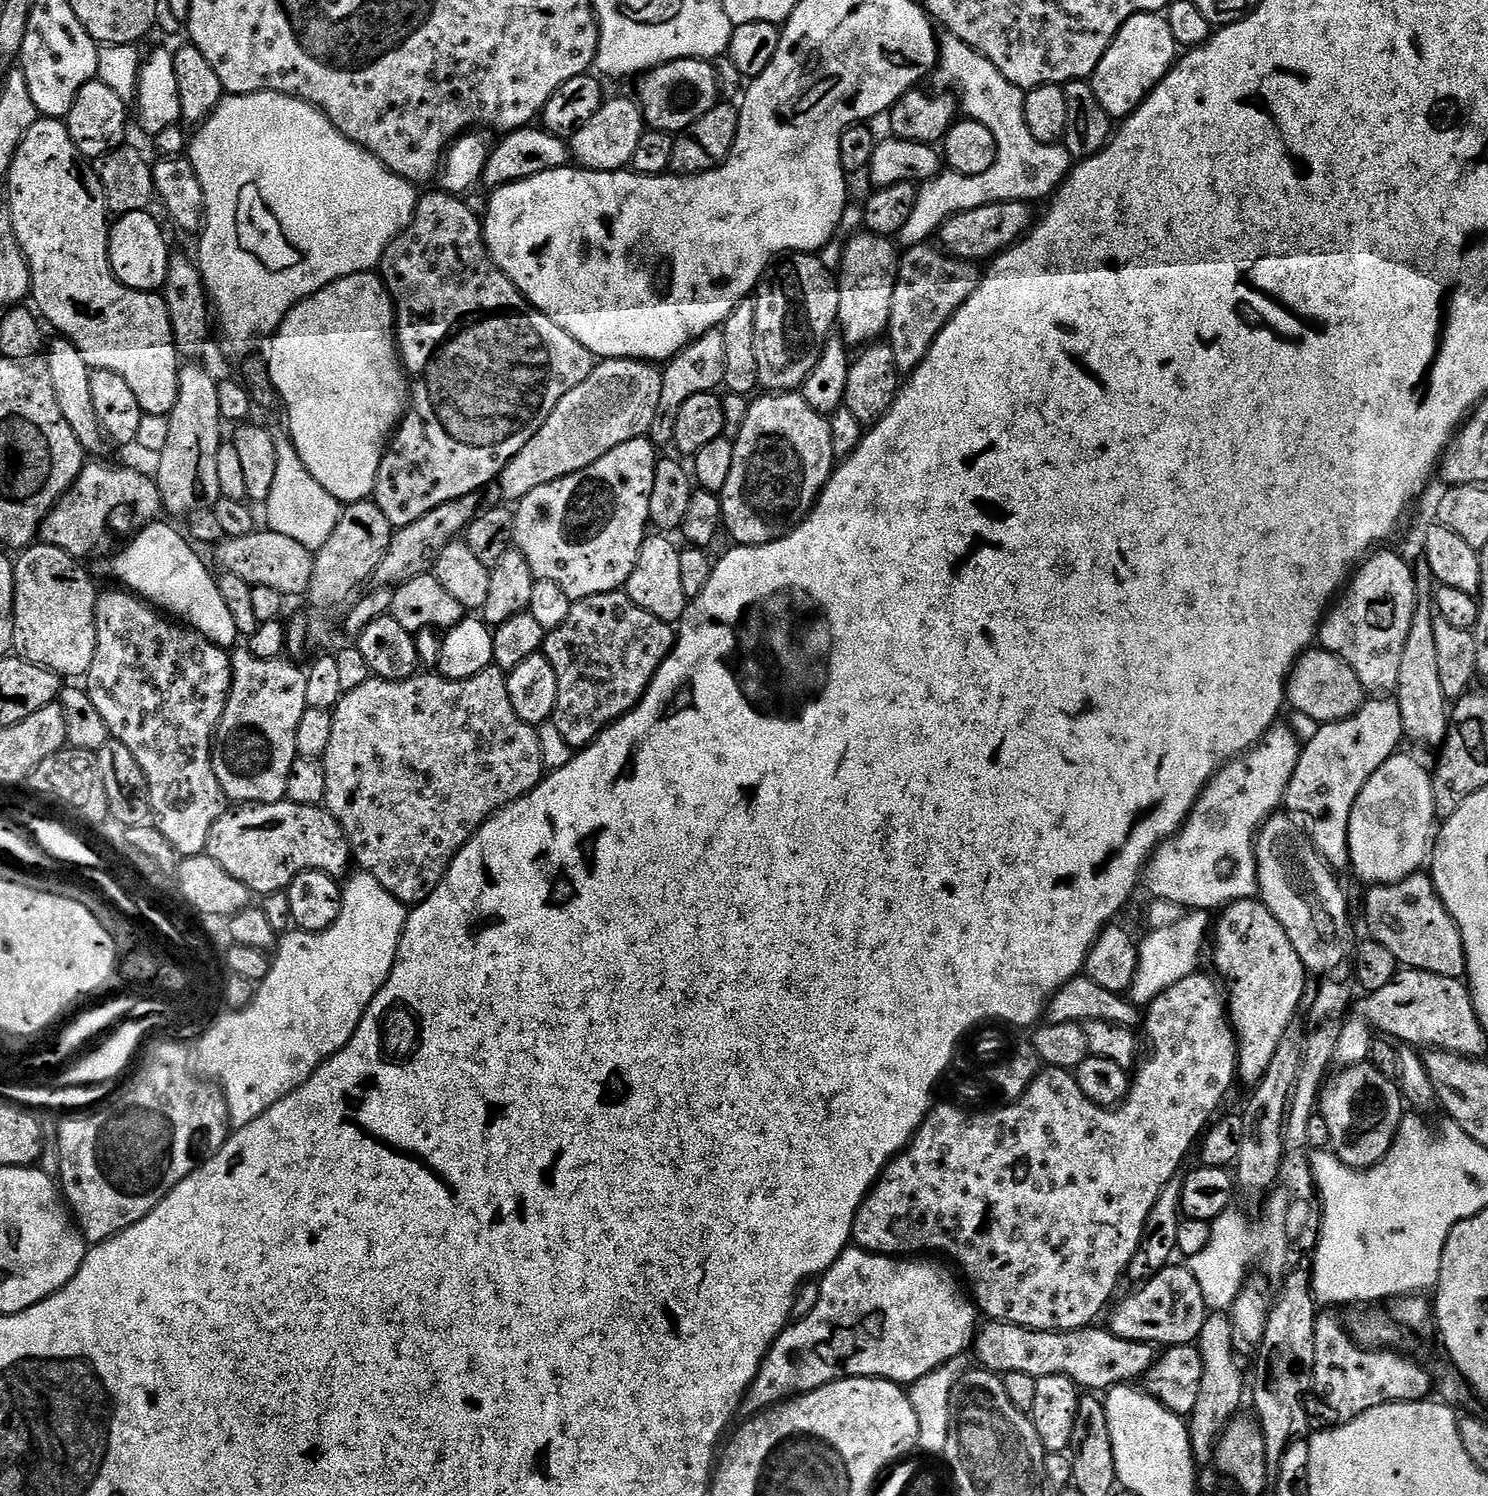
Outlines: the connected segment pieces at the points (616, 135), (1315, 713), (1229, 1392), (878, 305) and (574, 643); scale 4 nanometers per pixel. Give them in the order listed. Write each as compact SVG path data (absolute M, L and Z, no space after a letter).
M624 96L617 100L605 99L592 120L571 133L570 156L579 167L589 172L618 172L631 165L638 142L646 131L646 113L635 99L632 100Z
M1310 650L1300 657L1289 677L1286 693L1289 705L1313 720L1313 725L1333 724L1353 716L1364 704L1366 693L1358 674L1333 652Z
M1209 1314L1204 1319L1202 1326L1202 1334L1198 1341L1200 1349L1200 1357L1204 1363L1204 1377L1202 1378L1202 1386L1198 1402L1194 1406L1192 1415L1187 1421L1188 1437L1190 1438L1190 1446L1192 1447L1192 1456L1196 1459L1197 1465L1211 1465L1216 1455L1216 1445L1220 1443L1221 1436L1224 1435L1228 1423L1241 1411L1240 1403L1243 1402L1244 1396L1246 1400L1246 1388L1244 1392L1244 1372L1240 1369L1242 1363L1241 1357L1237 1355L1234 1348L1232 1324L1229 1317L1224 1314Z
M860 230L860 233L844 248L844 257L840 260L838 285L840 287L841 305L838 306L838 328L842 330L842 339L845 345L867 346L879 341L880 336L889 331L892 322L892 307L894 306L894 286L900 277L900 263L902 252L895 243L886 236L878 236L875 232Z
M617 590L575 601L566 620L545 635L542 647L544 656L550 666L554 666L554 674L558 678L558 702L551 718L551 723L556 724L557 734L572 750L587 748L610 725L634 711L647 694L662 662L672 653L676 638L677 633L669 621L654 618L654 614L642 610L642 606L628 597L627 591Z

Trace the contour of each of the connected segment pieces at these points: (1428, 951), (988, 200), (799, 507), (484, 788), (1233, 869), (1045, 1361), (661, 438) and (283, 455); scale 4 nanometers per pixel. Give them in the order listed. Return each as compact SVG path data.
M1417 874L1408 876L1396 884L1377 884L1367 889L1368 897L1364 900L1364 916L1368 919L1367 935L1387 945L1388 939L1388 903L1392 900L1392 940L1390 947L1396 956L1397 965L1404 968L1417 968L1426 970L1430 974L1442 974L1446 978L1461 979L1468 971L1468 959L1462 942L1460 928L1456 925L1452 916L1446 910L1446 906L1440 901L1440 895L1432 884L1432 877L1428 874Z
M949 32L941 33L938 43L940 46L939 69L942 72L944 70L948 76L957 76L960 79L959 107L967 119L974 123L981 123L982 126L990 130L996 143L996 161L983 176L966 176L953 170L946 170L939 177L925 181L919 189L914 214L910 216L910 222L906 222L906 226L902 226L902 230L898 233L899 243L904 246L915 246L921 242L929 241L929 237L935 235L941 223L958 213L968 213L970 210L980 209L982 206L1006 201L1037 202L1036 200L1042 199L1043 196L1045 198L1051 197L1056 189L1064 183L1068 173L1074 167L1073 158L1063 143L1043 144L1038 142L1038 138L1034 138L1034 134L1030 134L1030 126L1026 126L1026 110L1024 109L1025 89L1011 84L985 56L964 46L956 35Z
M799 391L760 394L752 402L740 424L740 433L734 436L734 462L730 462L730 478L726 478L726 486L718 494L723 531L729 532L740 546L781 540L811 512L834 471L832 428L821 413L804 401Z
M491 666L482 670L481 673L474 674L473 677L468 677L465 680L448 680L446 677L433 674L433 676L422 676L423 674L415 674L408 680L400 681L388 681L377 678L369 678L365 684L358 686L358 690L350 690L349 692L343 693L340 700L337 702L335 708L331 710L333 732L330 734L329 748L325 750L322 757L322 763L326 770L326 798L324 804L326 805L326 811L332 815L338 823L340 823L340 829L344 832L345 836L348 837L348 847L351 855L360 863L359 867L363 871L367 872L369 876L373 876L379 884L381 884L386 891L390 893L395 900L400 901L405 906L415 906L420 904L429 894L433 892L444 880L445 874L448 872L448 867L452 865L452 860L457 856L459 852L468 845L468 841L476 835L477 830L485 822L487 822L491 816L495 816L501 808L507 808L508 805L513 804L515 800L520 800L522 797L527 796L529 792L533 792L540 781L544 779L546 775L546 767L544 768L544 748L540 745L540 736L533 725L522 722L522 718L518 718L518 714L514 714L514 706L510 706L510 694L508 693L508 678L506 672L497 667Z
M1280 722L1268 729L1263 741L1255 748L1249 748L1235 760L1229 760L1204 787L1204 792L1197 798L1183 828L1152 853L1142 877L1143 887L1148 887L1149 897L1176 903L1183 910L1220 910L1234 900L1253 899L1258 892L1256 837L1260 825L1283 805L1290 778L1300 761L1301 751L1301 741L1296 741L1295 734L1284 722Z
M991 1321L986 1326L977 1333L974 1353L981 1367L1000 1376L1014 1373L1035 1379L1066 1376L1081 1389L1106 1392L1117 1384L1131 1383L1146 1376L1156 1361L1153 1345L1120 1339L1105 1327L1089 1326L1075 1328L1074 1331L1046 1332L1000 1321Z
M713 330L704 336L693 340L688 347L667 361L664 373L664 389L662 390L662 404L654 418L654 426L650 433L653 444L663 446L672 444L674 440L674 417L677 415L677 401L681 398L697 396L703 392L719 389L724 382L724 367L726 366L726 342L723 331Z
M269 423L272 445L275 448L277 469L274 470L273 485L264 503L267 529L283 534L298 542L311 552L317 552L333 534L342 511L339 500L318 485L317 480L306 470L292 438L283 423Z

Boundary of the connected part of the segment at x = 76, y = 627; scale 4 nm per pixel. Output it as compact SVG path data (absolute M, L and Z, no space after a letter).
M37 542L31 548L23 549L20 557L14 560L14 638L12 647L15 655L21 660L30 660L33 664L55 672L61 678L67 676L83 677L94 662L96 649L96 597L98 587L88 577L81 561L75 556L66 554L54 546Z

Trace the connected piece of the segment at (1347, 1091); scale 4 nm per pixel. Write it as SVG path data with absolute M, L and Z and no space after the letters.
M1372 1062L1345 1067L1336 1073L1336 1088L1325 1087L1318 1105L1319 1115L1324 1115L1332 1139L1331 1151L1346 1166L1361 1170L1373 1168L1396 1139L1406 1115L1405 1098L1397 1081L1384 1076Z

